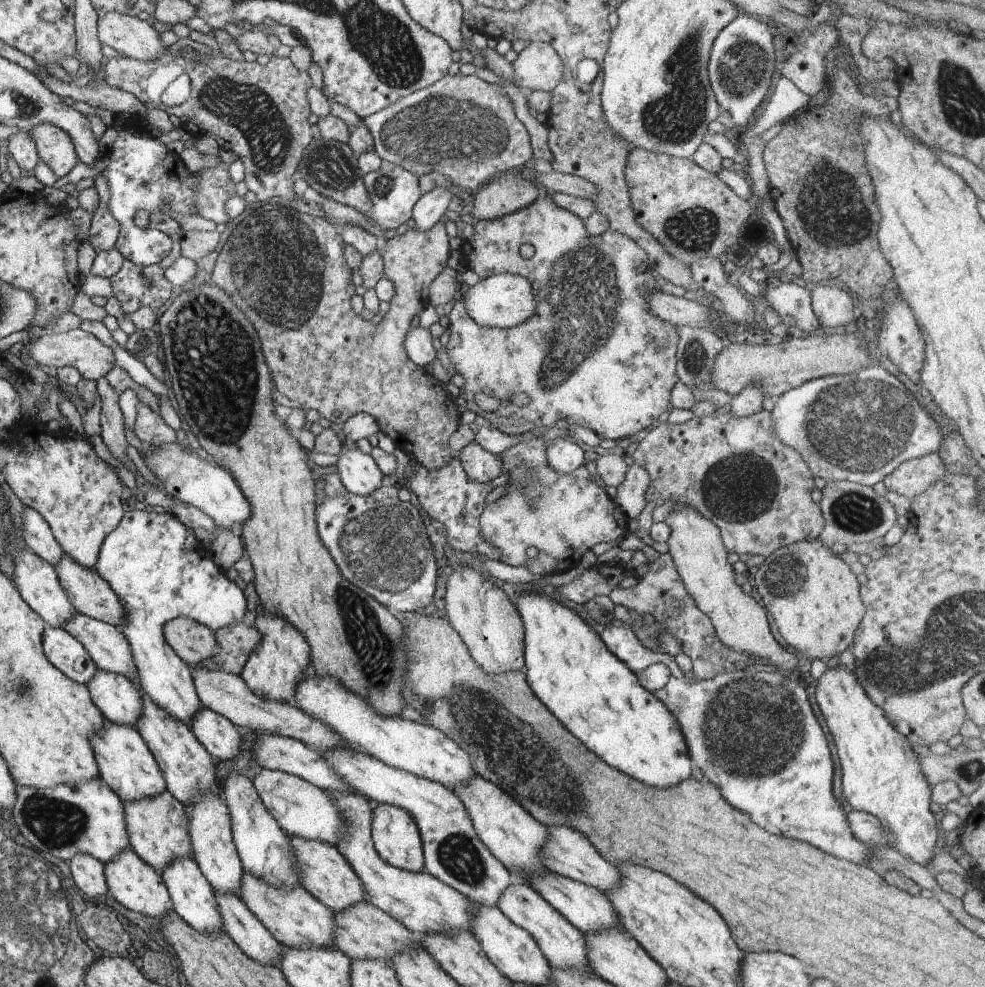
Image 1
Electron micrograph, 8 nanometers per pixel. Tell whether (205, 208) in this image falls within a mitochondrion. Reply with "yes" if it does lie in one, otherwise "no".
no

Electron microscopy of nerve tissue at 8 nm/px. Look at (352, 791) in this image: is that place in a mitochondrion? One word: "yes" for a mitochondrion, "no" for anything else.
no

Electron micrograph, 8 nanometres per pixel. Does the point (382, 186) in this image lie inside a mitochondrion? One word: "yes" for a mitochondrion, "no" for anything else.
yes

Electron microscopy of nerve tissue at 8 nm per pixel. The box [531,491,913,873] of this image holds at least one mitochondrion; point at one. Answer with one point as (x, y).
(750, 731)

